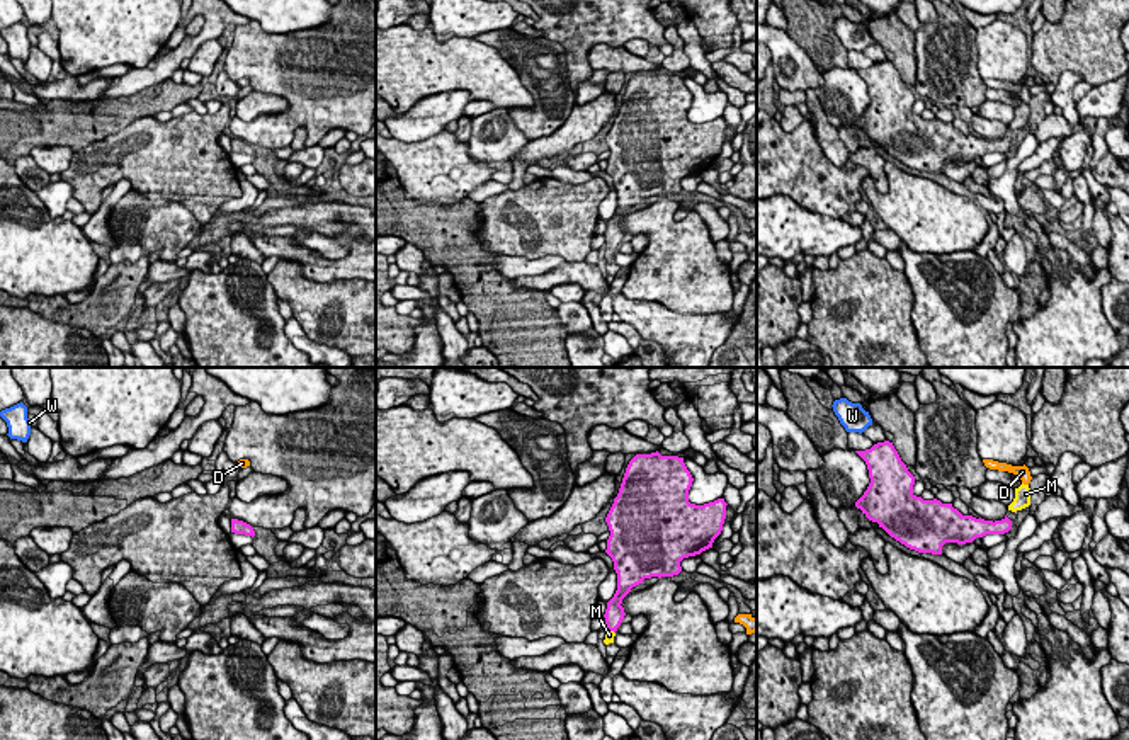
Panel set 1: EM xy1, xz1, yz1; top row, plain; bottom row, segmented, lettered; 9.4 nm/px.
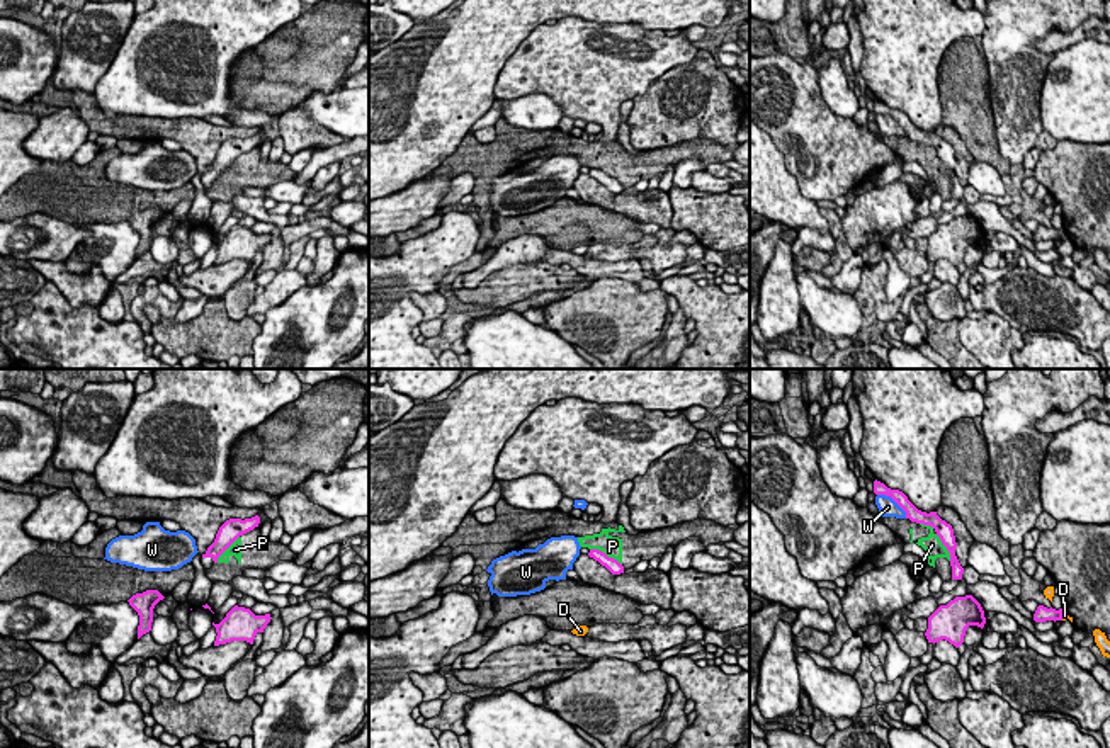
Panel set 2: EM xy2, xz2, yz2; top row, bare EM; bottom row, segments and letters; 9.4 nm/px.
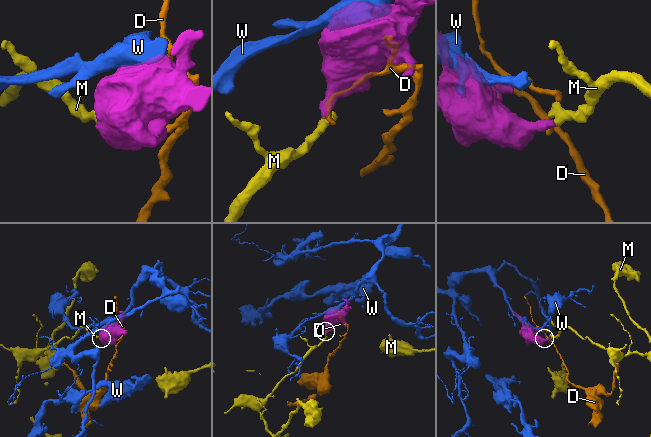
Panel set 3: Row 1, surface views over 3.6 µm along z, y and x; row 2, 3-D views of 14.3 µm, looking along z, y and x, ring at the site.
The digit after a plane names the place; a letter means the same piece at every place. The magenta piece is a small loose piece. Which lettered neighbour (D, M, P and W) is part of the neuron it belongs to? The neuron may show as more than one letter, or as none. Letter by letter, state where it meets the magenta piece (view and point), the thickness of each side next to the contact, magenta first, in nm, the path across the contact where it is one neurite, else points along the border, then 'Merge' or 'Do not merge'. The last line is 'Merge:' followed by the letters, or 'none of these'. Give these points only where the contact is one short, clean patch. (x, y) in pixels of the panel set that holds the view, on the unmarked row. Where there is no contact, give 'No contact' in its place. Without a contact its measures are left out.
D: Touches magenta at yz2 (1061, 235). Thickness 140 nm (magenta) against 60 nm. Boundary: yz2 (1064, 232), (1061, 238). Do not merge
M: Touches magenta at xz1 (611, 249). Thickness 190 nm (magenta) against 100 nm. Path across: xz1 (614, 232), (611, 249), (609, 254). Merge
P: Touches magenta at xz2 (604, 172). Thickness 140 nm (magenta) against 190 nm. Do not merge
W: Touches magenta at yz2 (894, 119). Thickness 140 nm (magenta) against 180 nm. Do not merge
Merge: M

